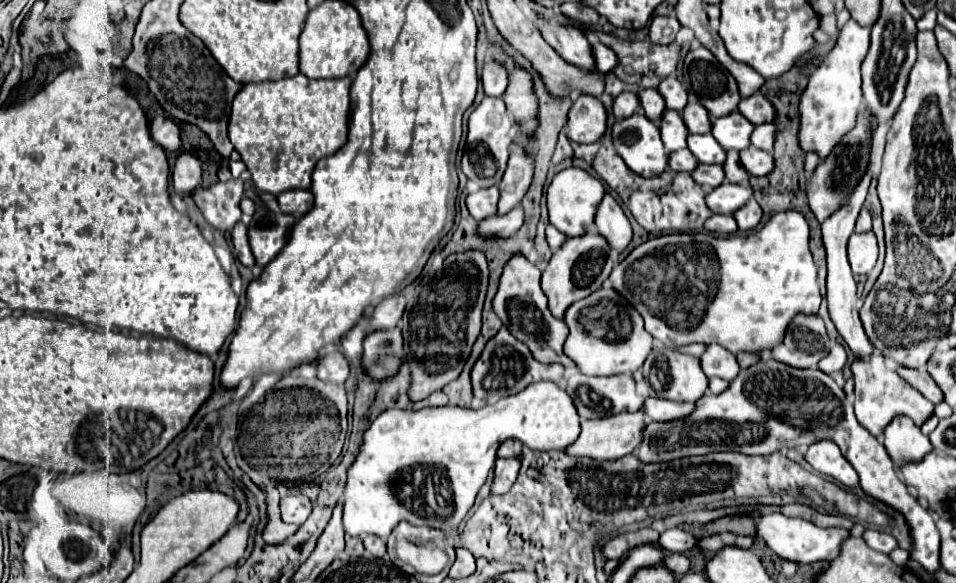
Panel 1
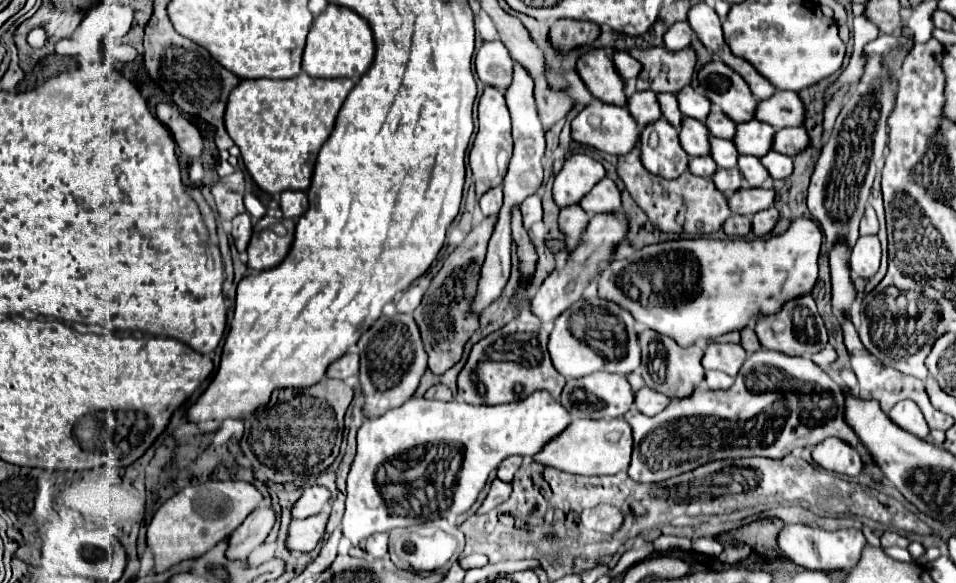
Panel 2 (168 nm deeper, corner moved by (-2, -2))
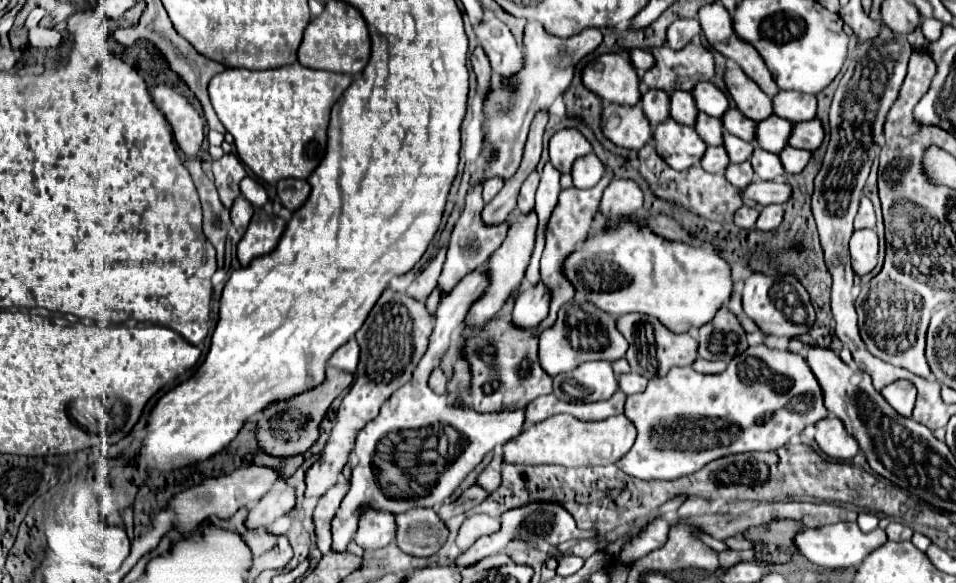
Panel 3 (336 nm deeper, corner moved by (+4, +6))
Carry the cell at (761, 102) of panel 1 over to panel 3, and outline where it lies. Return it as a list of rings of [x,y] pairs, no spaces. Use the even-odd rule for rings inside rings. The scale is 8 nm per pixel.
[[[779,92],[773,98],[775,114],[787,118],[815,118],[817,116],[817,100],[813,94],[803,92]]]

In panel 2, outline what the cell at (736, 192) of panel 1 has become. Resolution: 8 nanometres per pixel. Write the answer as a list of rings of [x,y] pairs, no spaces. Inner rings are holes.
[[[739,188],[733,196],[727,198],[733,214],[753,216],[759,210],[765,210],[773,204],[773,190],[767,188]]]

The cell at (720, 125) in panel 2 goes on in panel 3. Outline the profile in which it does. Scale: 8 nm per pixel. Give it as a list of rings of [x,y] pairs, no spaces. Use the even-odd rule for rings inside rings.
[[[731,106],[723,116],[725,130],[747,140],[747,142],[751,142],[751,144],[755,142],[755,124],[757,124],[755,120],[743,116],[743,112],[739,112],[735,106]]]

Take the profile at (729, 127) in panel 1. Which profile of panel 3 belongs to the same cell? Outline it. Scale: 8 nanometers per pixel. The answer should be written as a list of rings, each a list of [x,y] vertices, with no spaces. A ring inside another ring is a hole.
[[[773,114],[757,124],[757,146],[767,148],[769,152],[781,152],[787,146],[791,130],[793,122]]]

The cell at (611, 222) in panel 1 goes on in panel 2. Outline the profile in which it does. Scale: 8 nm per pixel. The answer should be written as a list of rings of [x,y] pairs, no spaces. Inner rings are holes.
[[[603,178],[585,196],[585,200],[581,200],[581,208],[591,216],[595,216],[599,212],[619,212],[621,210],[621,198],[619,198],[617,186],[609,178]]]

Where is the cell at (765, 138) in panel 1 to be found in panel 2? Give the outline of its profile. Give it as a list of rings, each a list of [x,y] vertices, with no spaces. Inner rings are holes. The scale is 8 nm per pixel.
[[[781,128],[777,136],[773,136],[773,150],[785,156],[795,156],[807,146],[807,132],[805,128]]]

